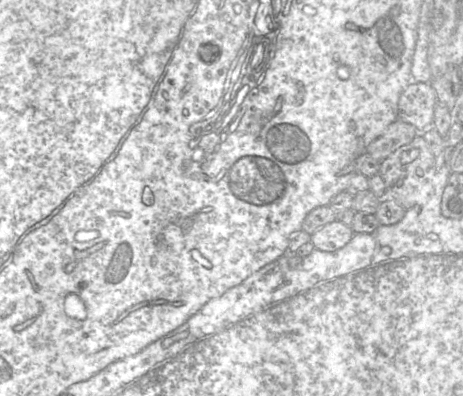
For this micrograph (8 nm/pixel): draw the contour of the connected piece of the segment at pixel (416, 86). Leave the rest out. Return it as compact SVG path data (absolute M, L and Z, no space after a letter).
M412 81L398 102L398 119L413 125L418 132L433 127L436 92L430 83Z

